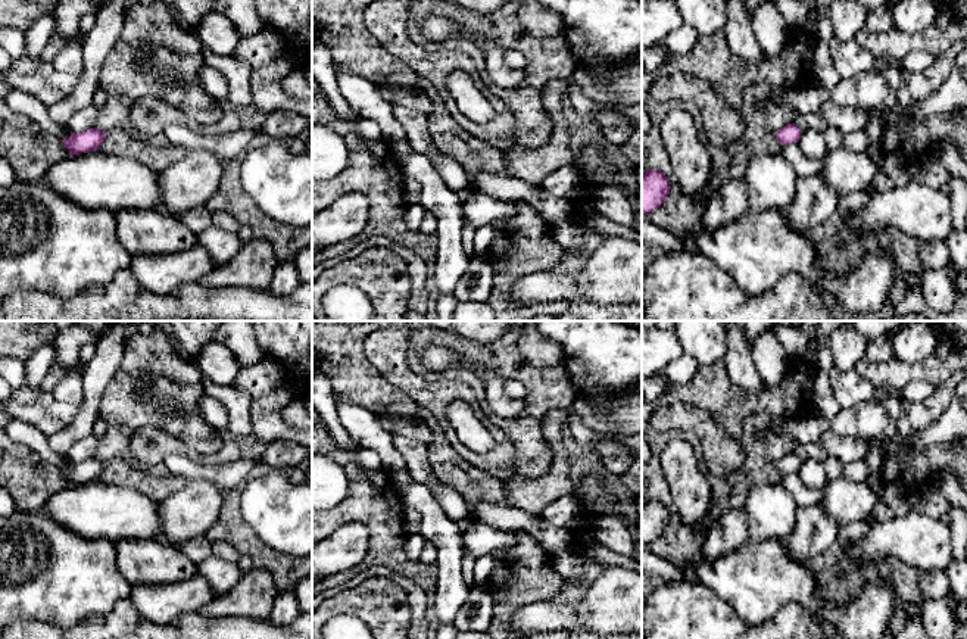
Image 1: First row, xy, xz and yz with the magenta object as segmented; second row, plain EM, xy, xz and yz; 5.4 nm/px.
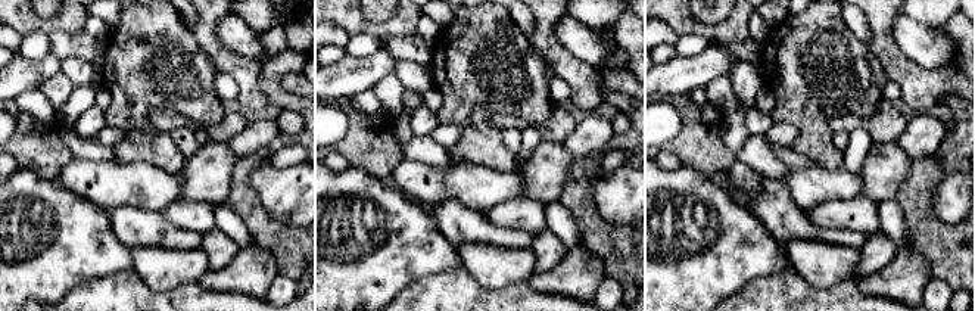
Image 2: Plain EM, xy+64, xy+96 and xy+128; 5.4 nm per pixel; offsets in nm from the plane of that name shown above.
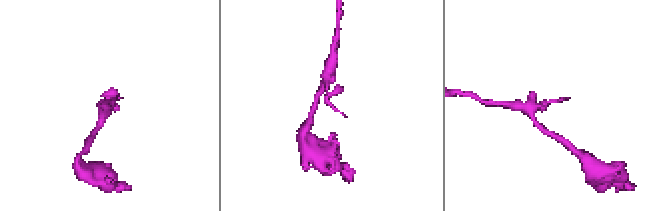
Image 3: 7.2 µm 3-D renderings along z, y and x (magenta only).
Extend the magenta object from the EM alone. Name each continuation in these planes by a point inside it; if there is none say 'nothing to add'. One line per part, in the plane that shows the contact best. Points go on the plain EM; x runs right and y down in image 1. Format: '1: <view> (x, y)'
nothing to add

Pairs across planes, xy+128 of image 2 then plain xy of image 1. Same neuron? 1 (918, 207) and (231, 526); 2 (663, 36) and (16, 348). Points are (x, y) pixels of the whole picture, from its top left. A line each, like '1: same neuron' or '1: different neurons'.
1: same neuron
2: different neurons

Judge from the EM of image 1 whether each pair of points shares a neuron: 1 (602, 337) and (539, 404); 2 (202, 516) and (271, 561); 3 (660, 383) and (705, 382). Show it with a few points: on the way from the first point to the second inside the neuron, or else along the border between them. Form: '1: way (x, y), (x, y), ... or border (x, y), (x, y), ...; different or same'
1: border (571, 387), (577, 396); different
2: border (224, 493), (220, 517), (203, 535); different
3: border (671, 383), (657, 401); different

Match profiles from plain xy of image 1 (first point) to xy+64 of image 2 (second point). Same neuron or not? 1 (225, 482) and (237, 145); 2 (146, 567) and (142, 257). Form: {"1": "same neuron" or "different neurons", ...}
{"1": "same neuron", "2": "different neurons"}

